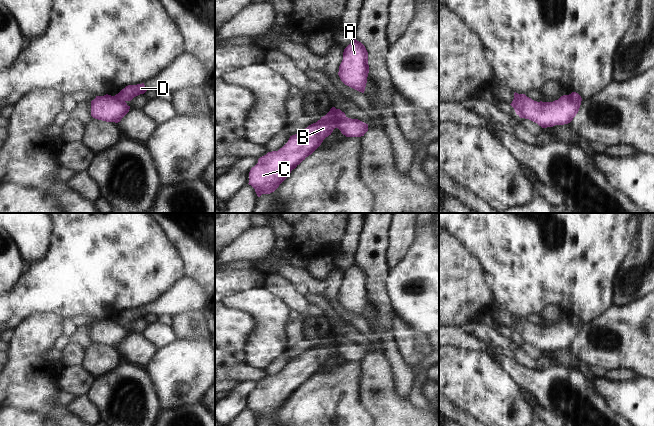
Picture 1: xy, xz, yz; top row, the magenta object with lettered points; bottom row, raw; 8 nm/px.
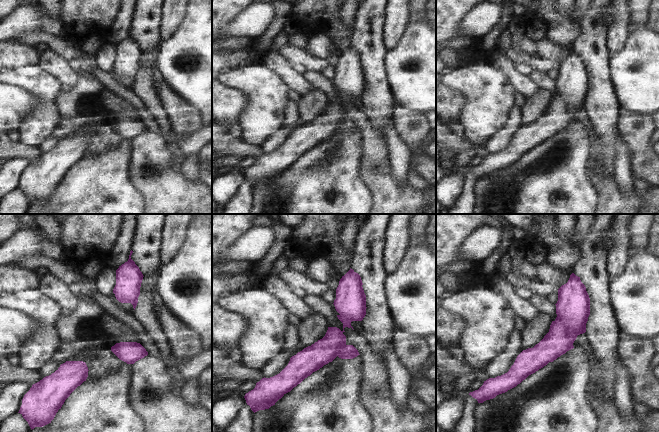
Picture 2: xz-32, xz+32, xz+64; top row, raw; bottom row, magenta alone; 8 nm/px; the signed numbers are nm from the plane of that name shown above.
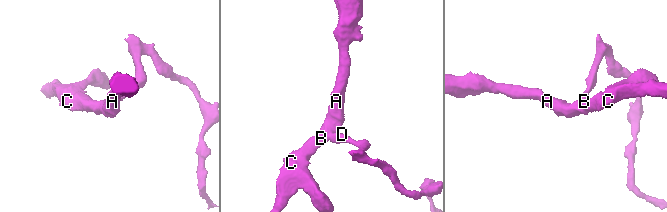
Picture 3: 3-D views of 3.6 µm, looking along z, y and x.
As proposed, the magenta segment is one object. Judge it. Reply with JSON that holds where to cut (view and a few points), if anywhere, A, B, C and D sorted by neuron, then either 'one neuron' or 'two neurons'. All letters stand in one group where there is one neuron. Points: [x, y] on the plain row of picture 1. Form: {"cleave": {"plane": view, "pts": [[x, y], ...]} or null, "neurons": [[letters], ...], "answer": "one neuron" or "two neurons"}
{"cleave": {"plane": "xz", "pts": [[346, 341], [339, 345], [337, 351]]}, "neurons": [["A", "B", "C"], ["D"]], "answer": "two neurons"}

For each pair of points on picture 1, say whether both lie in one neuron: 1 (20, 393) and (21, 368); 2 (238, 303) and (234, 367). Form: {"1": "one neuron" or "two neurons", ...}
{"1": "one neuron", "2": "two neurons"}

